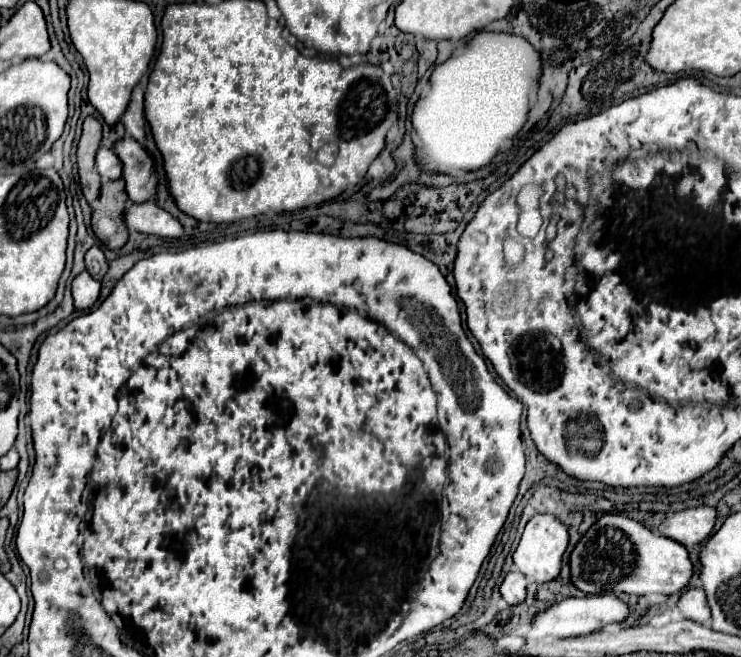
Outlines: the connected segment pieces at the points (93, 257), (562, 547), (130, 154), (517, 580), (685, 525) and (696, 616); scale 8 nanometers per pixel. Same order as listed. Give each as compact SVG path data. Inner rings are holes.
M94 245L94 247L90 247L90 249L86 251L86 269L88 269L88 273L92 273L92 277L98 279L98 281L106 275L106 271L108 271L108 261L106 261L106 257L104 257L104 253L102 253L102 249L100 249L98 245Z
M534 515L526 527L524 533L520 537L520 543L512 555L514 565L518 567L518 571L522 571L528 579L536 581L536 583L546 583L558 577L560 573L560 563L562 563L562 555L568 547L568 529L554 517L554 515Z
M124 137L114 143L114 153L122 161L122 179L126 181L126 193L134 203L144 203L154 197L156 177L152 173L152 159L132 137Z
M510 571L500 585L500 595L508 605L522 603L526 599L526 577L518 571Z
M702 505L702 507L682 509L662 521L660 535L678 541L684 547L700 545L712 535L714 519L716 519L714 507Z
M688 587L686 591L682 591L678 599L678 609L690 621L696 621L696 623L710 621L710 607L702 587Z

